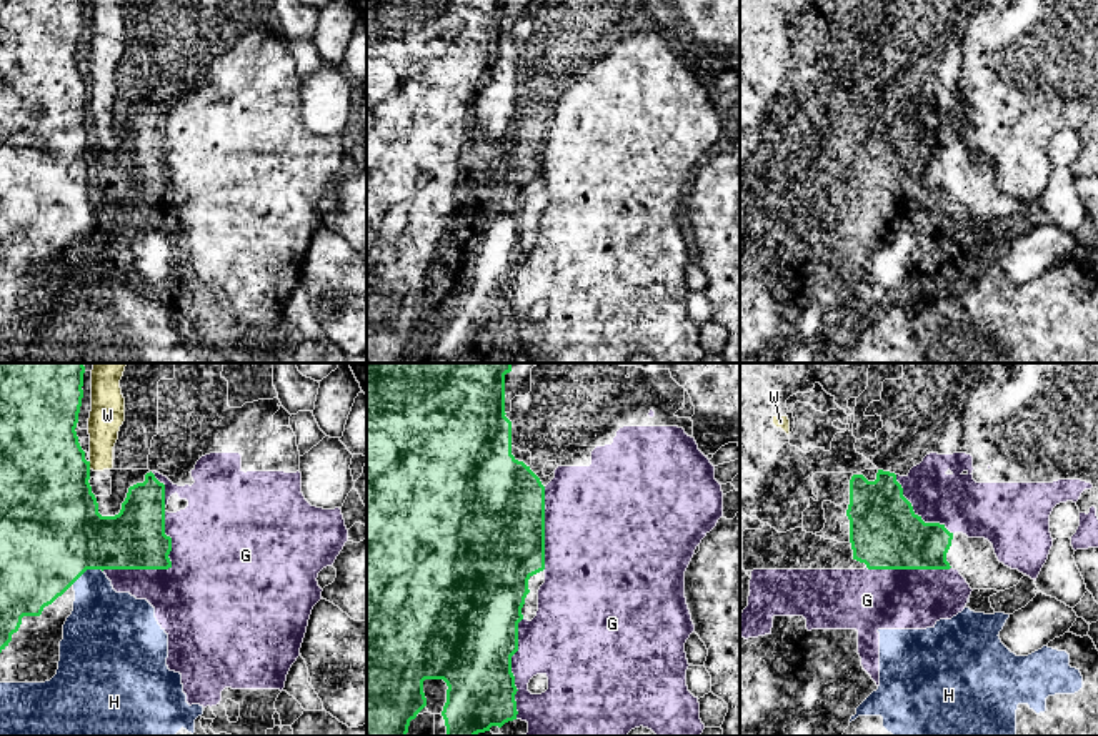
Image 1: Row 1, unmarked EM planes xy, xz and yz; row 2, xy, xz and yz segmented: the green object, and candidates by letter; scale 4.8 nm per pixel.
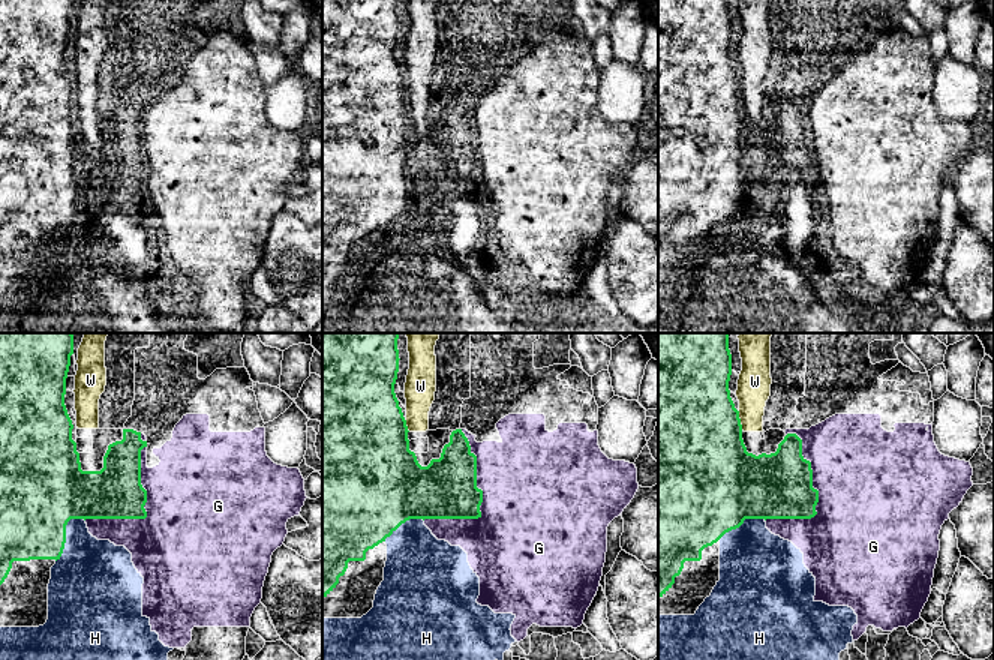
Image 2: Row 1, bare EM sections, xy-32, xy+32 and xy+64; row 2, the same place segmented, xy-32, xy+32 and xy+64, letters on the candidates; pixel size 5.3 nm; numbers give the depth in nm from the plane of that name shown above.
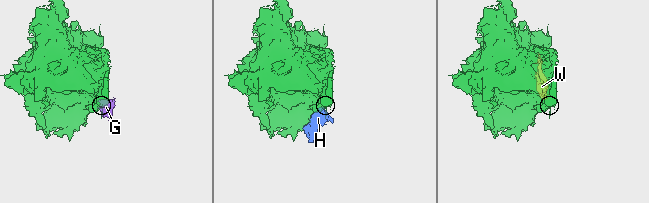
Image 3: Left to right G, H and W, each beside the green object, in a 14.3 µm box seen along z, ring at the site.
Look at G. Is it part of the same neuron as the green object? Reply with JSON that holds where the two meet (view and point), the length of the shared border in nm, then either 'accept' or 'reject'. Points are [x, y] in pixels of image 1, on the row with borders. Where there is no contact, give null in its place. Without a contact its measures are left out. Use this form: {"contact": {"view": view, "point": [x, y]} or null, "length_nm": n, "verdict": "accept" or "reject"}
{"contact": {"view": "xy", "point": [162, 568]}, "length_nm": 420, "verdict": "reject"}

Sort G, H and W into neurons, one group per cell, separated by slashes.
G / H / W

